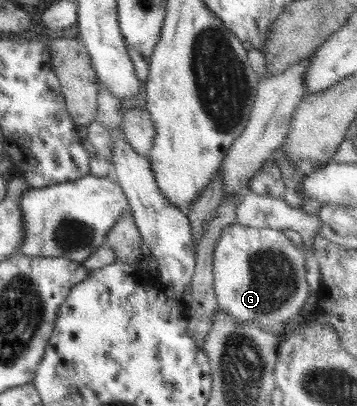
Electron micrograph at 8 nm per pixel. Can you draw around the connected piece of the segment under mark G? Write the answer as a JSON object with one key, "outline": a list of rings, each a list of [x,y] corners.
{"outline":[[[237,221],[224,229],[214,254],[213,288],[220,310],[241,322],[256,321],[260,329],[274,331],[277,325],[287,322],[290,317],[298,315],[310,295],[306,282],[306,257],[303,248],[297,247],[281,230],[254,228],[239,224]]]}

